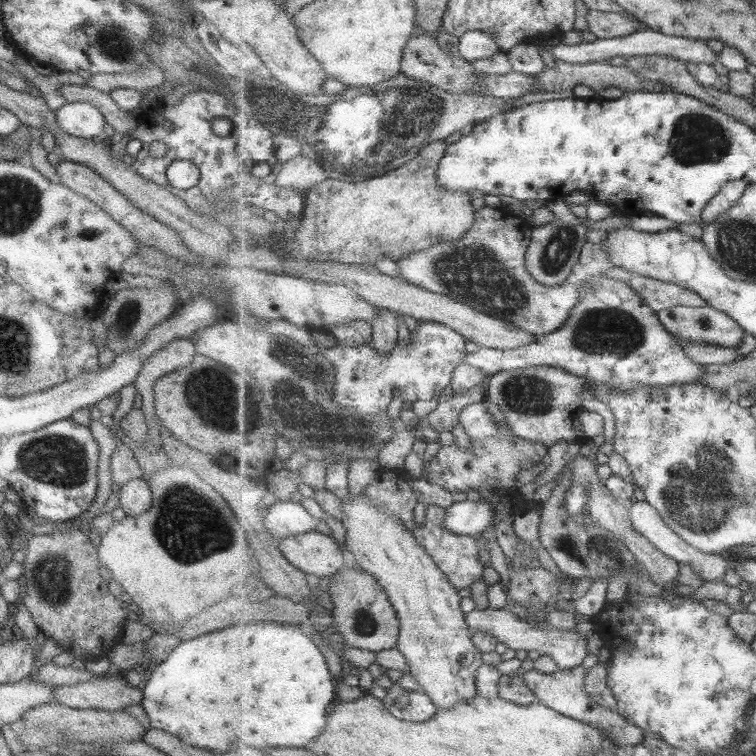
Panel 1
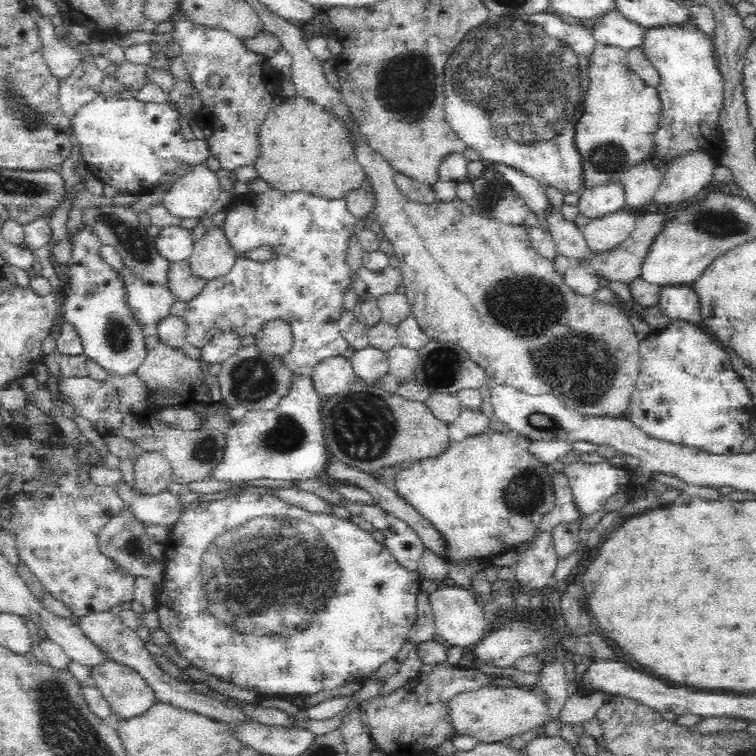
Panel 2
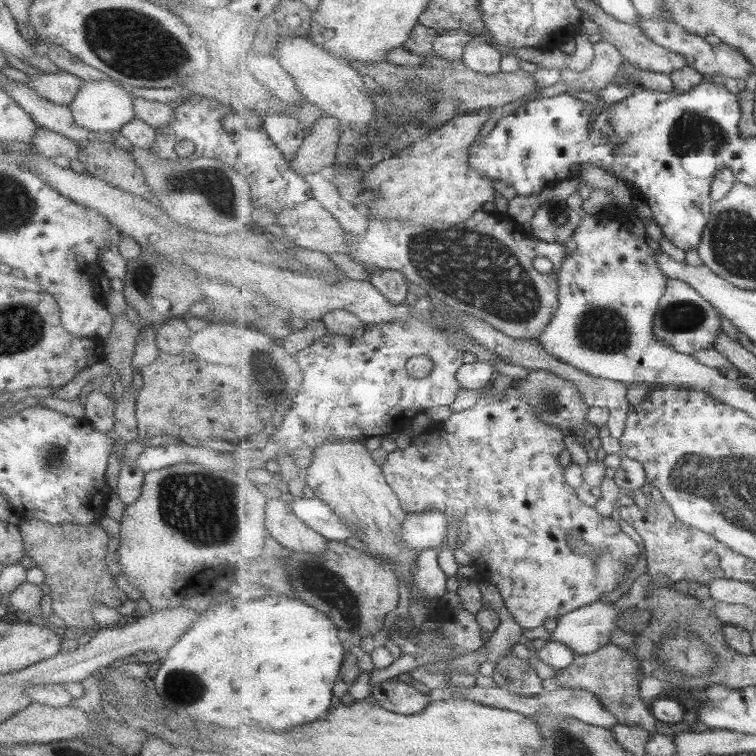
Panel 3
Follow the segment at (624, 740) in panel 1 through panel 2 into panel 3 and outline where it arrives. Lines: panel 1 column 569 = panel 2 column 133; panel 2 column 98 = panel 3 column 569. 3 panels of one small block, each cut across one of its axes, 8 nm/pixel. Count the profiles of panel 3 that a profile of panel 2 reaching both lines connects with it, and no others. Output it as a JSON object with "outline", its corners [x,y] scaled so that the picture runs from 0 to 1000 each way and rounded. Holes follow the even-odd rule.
{"outline":[[[806,851],[796,854],[791,862],[770,865],[761,870],[761,876],[753,884],[741,885],[733,894],[738,902],[738,910],[766,911],[783,915],[795,927],[795,931],[816,948],[819,958],[840,963],[845,960],[858,967],[862,974],[869,971],[869,950],[862,943],[861,933],[851,930],[845,921],[845,903],[843,889],[848,886],[848,876],[841,865],[835,866],[829,860]]]}

